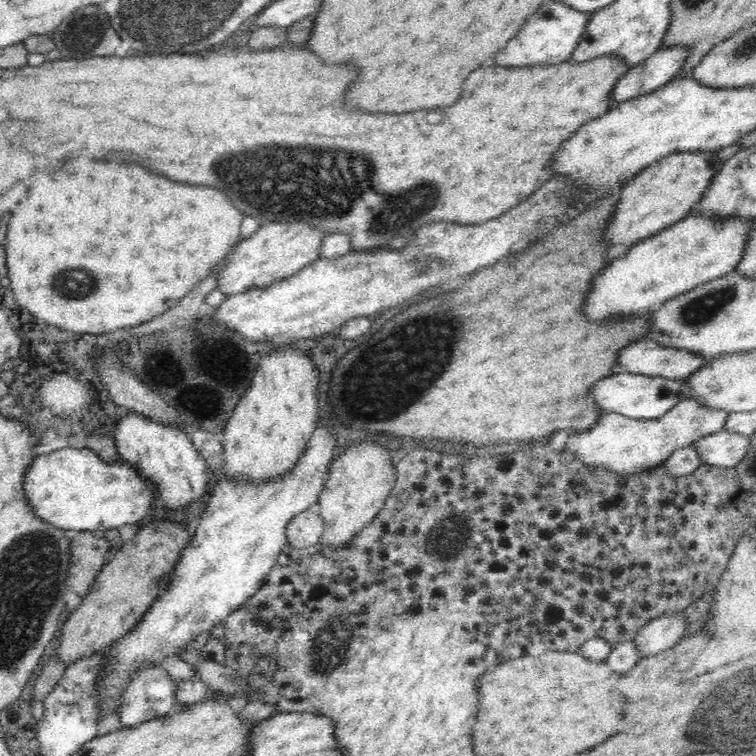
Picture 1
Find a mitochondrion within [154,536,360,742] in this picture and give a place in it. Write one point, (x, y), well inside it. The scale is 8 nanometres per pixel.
(323, 670)

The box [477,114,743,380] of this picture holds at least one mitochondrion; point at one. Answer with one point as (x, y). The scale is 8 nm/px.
(698, 312)

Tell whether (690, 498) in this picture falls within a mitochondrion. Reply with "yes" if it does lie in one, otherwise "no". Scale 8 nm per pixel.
no

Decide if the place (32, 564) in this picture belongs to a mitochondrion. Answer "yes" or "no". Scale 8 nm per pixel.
yes

